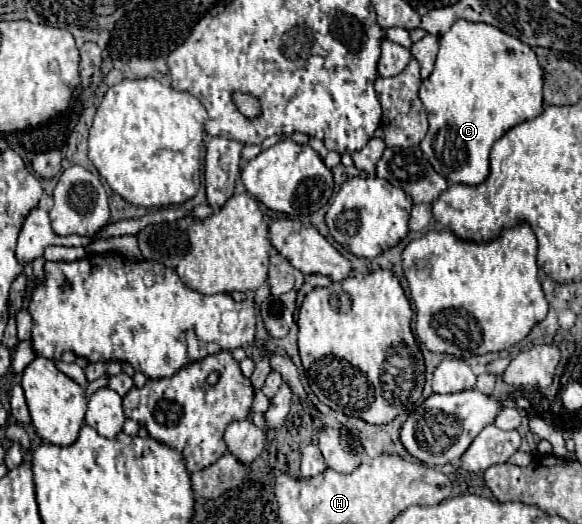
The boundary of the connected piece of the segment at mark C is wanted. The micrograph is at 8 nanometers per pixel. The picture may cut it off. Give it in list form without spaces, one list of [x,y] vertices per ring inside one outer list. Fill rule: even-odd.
[[[458,20],[452,28],[440,36],[440,50],[436,56],[434,70],[428,80],[420,86],[420,100],[428,112],[430,128],[420,142],[422,152],[438,174],[454,184],[482,184],[490,174],[488,154],[492,144],[508,132],[512,126],[536,118],[544,110],[542,102],[542,68],[530,46],[514,36],[490,26]]]

